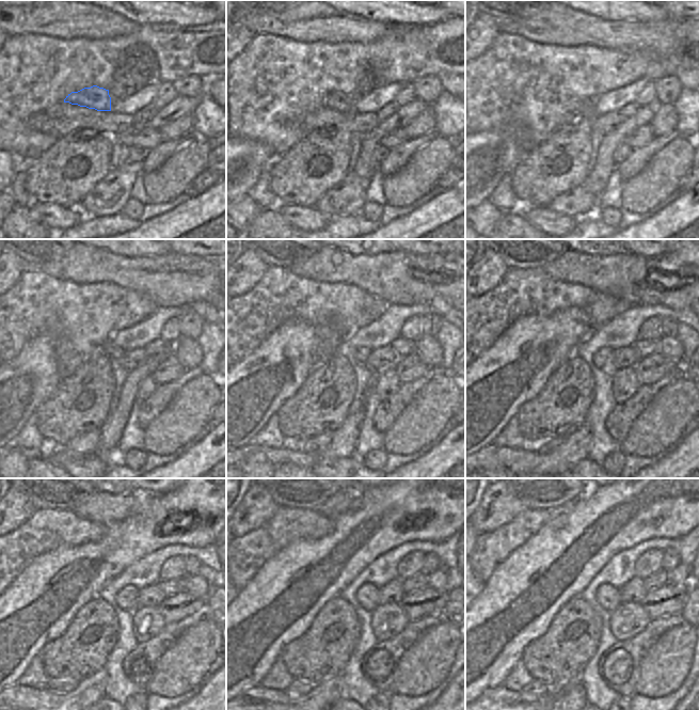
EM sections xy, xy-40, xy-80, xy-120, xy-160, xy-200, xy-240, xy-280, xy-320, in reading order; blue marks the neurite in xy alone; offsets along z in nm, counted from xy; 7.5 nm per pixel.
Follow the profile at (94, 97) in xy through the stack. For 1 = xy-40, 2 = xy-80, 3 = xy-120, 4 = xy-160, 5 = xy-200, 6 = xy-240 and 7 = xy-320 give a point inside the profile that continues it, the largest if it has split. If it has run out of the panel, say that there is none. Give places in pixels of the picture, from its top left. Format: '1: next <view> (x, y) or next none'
1: next xy-40 (343, 103)
2: next xy-80 (585, 108)
3: next xy-120 (110, 349)
4: next xy-160 (362, 353)
5: next xy-200 (603, 359)
6: next xy-240 (126, 598)
7: next xy-320 (608, 597)

